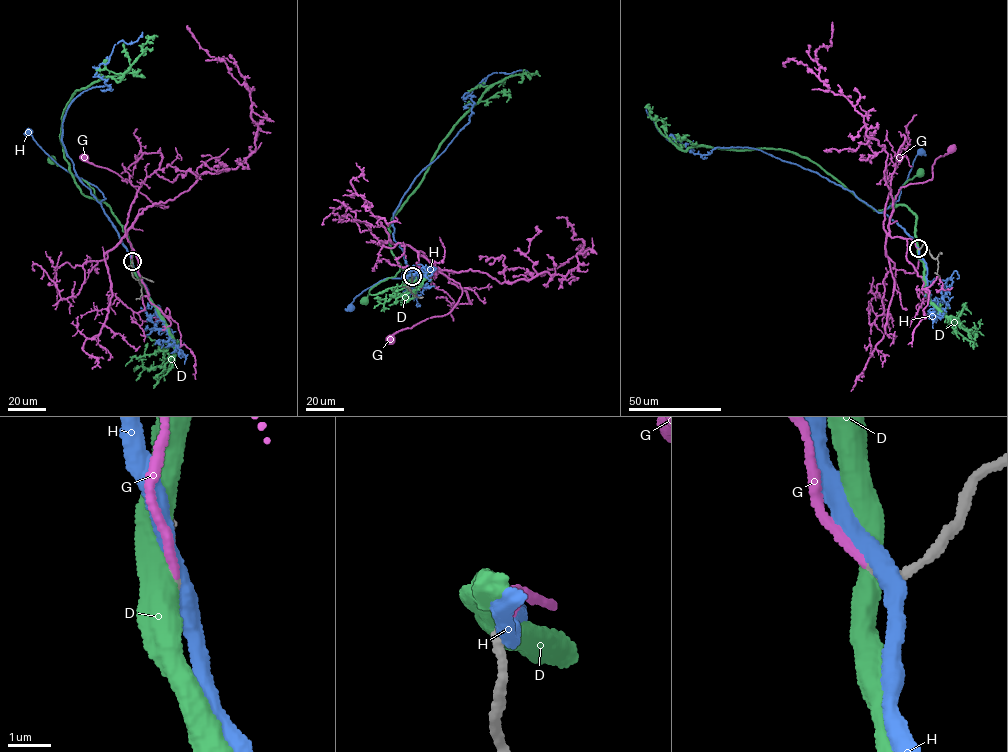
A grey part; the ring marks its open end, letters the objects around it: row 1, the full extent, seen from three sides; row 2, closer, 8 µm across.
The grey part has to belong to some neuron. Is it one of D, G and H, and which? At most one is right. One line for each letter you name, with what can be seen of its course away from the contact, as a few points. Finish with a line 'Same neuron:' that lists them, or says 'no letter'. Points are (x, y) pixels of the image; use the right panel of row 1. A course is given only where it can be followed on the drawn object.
G: course (918, 248), (910, 239), (892, 237), (889, 234), (893, 204), (901, 187), (932, 179), (936, 159), (950, 148)
Same neuron: G

